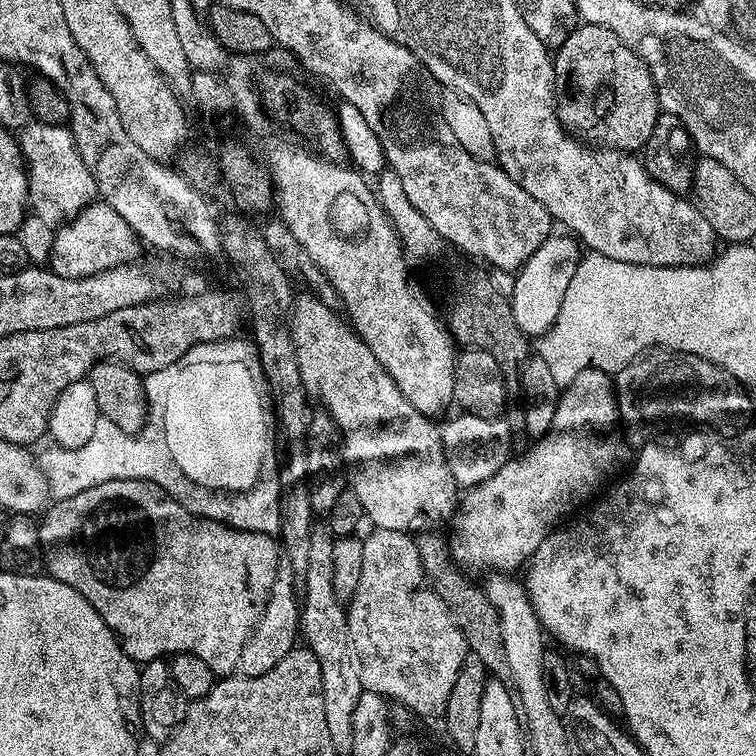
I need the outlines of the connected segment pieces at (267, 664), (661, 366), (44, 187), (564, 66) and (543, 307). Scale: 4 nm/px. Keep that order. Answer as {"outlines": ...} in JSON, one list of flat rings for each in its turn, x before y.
{"outlines":[[[111,480,98,486,90,486,90,490,82,490,82,494,56,500,43,516,44,521,39,521,38,527,42,564,48,567,45,568,47,575,53,576,58,582,66,582,66,586,74,586,74,590,78,590,78,594,82,594,82,598,86,598,86,602,90,602,90,606,98,610,108,629,124,647,124,653,132,660,147,662,167,657,169,654,189,652,202,658,202,662,206,662,206,666,210,666,210,670,214,670,217,677,257,676,278,666,278,662,282,662,282,658,286,658,288,651,297,643,298,592,297,589,296,592,292,589,294,575,287,560,282,558,282,548,275,535,266,532,244,532,240,528,230,527,222,520,206,520,193,516,174,497,149,480]],[[649,350,615,373,614,387,619,415,632,424,693,420,696,426,729,424,740,430,751,421,754,408,744,385,728,371,689,352]],[[28,122,23,125,24,133,19,133,20,152,24,155,28,170,28,202,31,211,43,222,53,226,63,225,75,220,85,206,97,199,96,180,86,170,86,162,82,162,82,154,78,154,72,133,64,124,42,124]],[[581,23,570,34,570,38,566,38,566,42,555,49,554,72,555,87,565,92,565,96,561,95,558,100,558,115,561,126,569,136,604,150,636,154,643,149,650,134,654,134,654,122,660,117,662,109,650,70,637,52,630,50,630,46,623,44,609,28]],[[551,233,531,258,524,261,523,267,515,275,514,288,510,291,516,324,532,338,544,335,555,322,562,298,582,259,580,242,570,234,561,233]]]}

